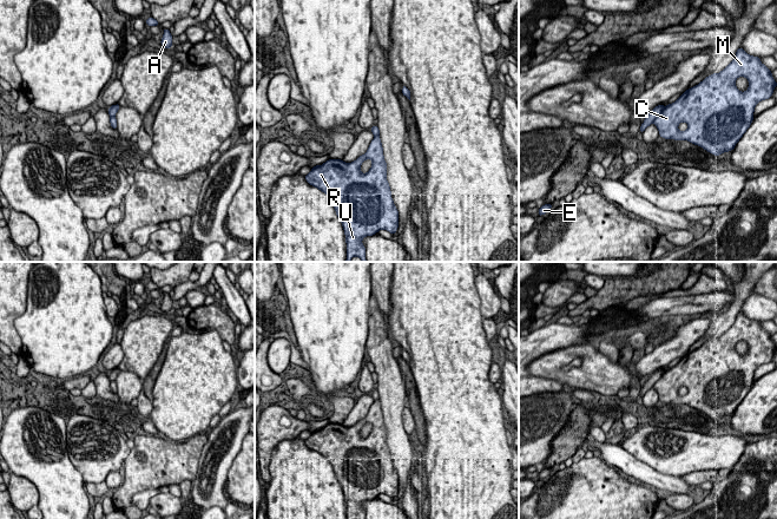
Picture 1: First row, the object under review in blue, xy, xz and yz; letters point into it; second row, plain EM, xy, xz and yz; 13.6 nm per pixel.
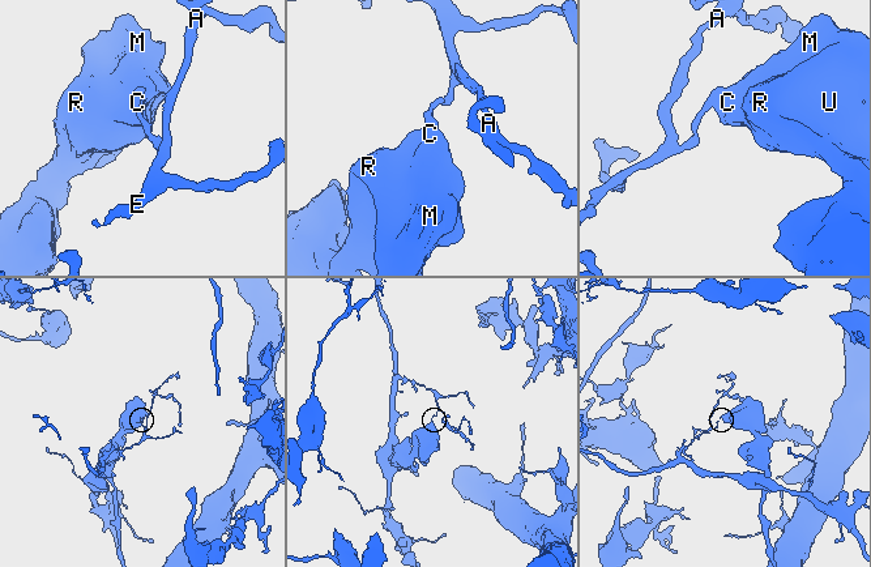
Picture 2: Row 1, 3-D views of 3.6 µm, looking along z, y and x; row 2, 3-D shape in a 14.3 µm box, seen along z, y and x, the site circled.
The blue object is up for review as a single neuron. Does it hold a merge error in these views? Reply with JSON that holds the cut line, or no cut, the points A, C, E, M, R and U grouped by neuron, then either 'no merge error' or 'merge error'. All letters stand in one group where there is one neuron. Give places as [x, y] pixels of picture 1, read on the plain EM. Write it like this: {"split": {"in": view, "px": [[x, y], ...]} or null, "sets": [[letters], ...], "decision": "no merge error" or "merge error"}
{"split": {"in": "yz", "px": [[664, 372], [652, 386]]}, "sets": [["A", "E"], ["C", "M", "R", "U"]], "decision": "merge error"}

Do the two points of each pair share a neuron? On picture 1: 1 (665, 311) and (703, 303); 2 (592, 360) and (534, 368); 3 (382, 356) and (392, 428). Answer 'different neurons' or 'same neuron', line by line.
1: same neuron
2: same neuron
3: same neuron

